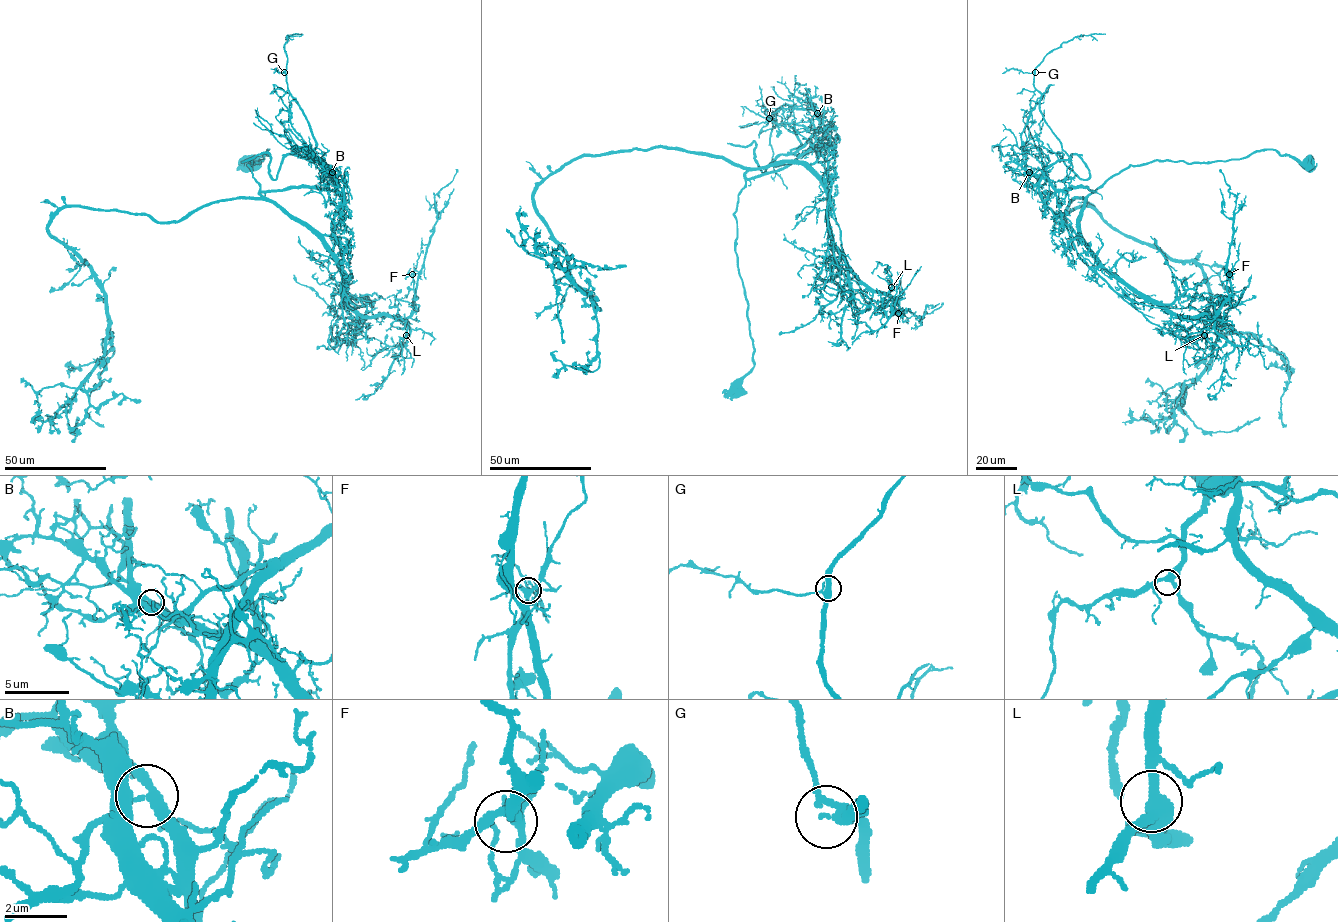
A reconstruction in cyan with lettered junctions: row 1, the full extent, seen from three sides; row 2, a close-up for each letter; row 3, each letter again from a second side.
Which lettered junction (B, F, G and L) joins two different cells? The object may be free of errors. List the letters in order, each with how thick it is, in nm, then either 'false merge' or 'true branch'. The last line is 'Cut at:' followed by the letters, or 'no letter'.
B: 280 nm | false merge
F: 280 nm | true branch
G: 280 nm | true branch
L: 400 nm | true branch
Cut at: B

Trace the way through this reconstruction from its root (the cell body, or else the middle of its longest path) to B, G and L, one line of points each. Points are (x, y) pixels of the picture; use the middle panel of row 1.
B: (736, 391), (754, 365), (748, 300), (735, 251), (737, 194), (746, 179), (782, 170), (818, 144), (817, 112)
G: (736, 391), (754, 365), (737, 194), (812, 147), (791, 152), (797, 134), (769, 118)
L: (736, 391), (754, 365), (734, 213), (748, 171), (800, 162), (825, 189), (845, 264), (870, 289), (891, 287)

